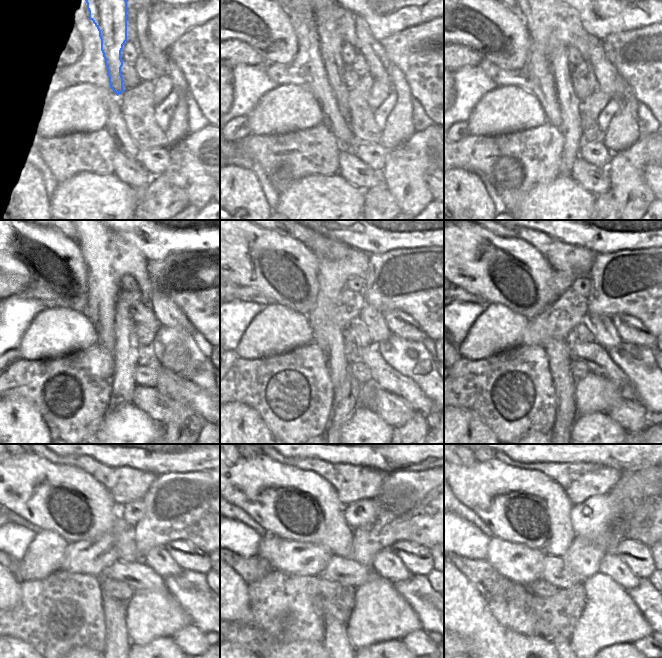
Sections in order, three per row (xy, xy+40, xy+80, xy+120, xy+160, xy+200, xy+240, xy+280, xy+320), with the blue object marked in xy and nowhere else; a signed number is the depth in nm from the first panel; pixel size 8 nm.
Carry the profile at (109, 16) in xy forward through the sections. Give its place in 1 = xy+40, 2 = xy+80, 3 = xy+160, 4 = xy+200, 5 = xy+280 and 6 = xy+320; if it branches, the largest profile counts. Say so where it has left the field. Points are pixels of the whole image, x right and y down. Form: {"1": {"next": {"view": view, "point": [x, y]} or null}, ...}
{"1": {"next": {"view": "xy+40", "point": [331, 43]}}, "2": {"next": {"view": "xy+80", "point": [570, 104]}}, "3": {"next": {"view": "xy+160", "point": [350, 387]}}, "4": {"next": {"view": "xy+200", "point": [562, 421]}}, "5": {"next": {"view": "xy+280", "point": [333, 642]}}, "6": {"next": {"view": "xy+320", "point": [561, 645]}}}

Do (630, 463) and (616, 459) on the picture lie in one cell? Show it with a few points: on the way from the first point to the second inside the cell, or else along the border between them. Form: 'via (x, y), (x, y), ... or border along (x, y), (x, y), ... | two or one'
via (627, 460), (619, 459) | one

